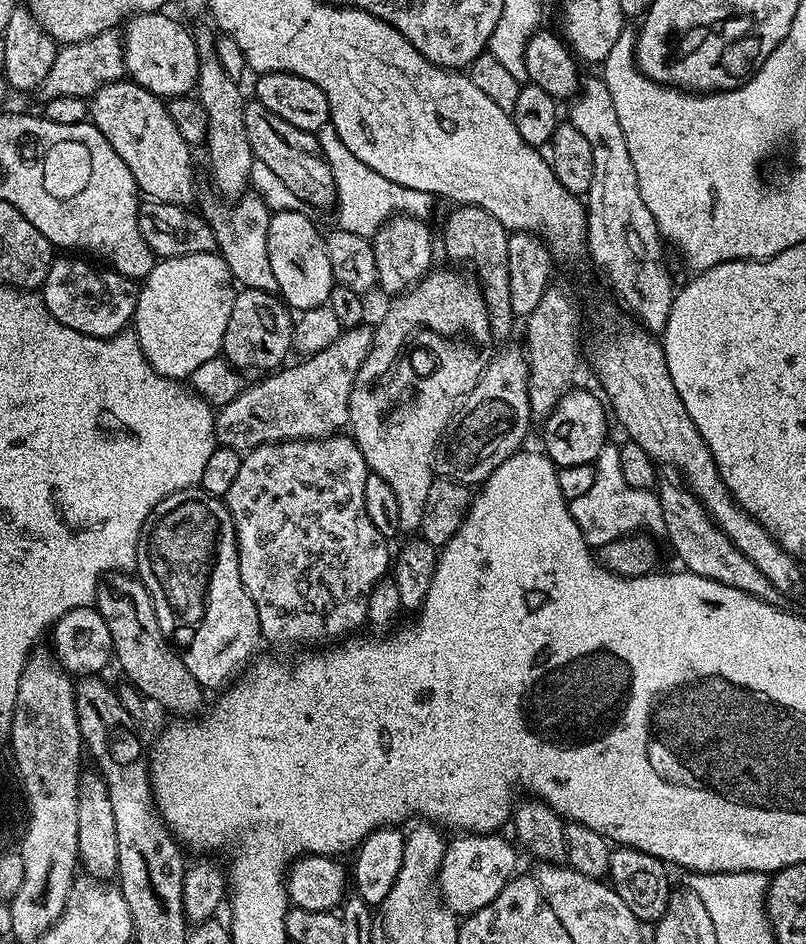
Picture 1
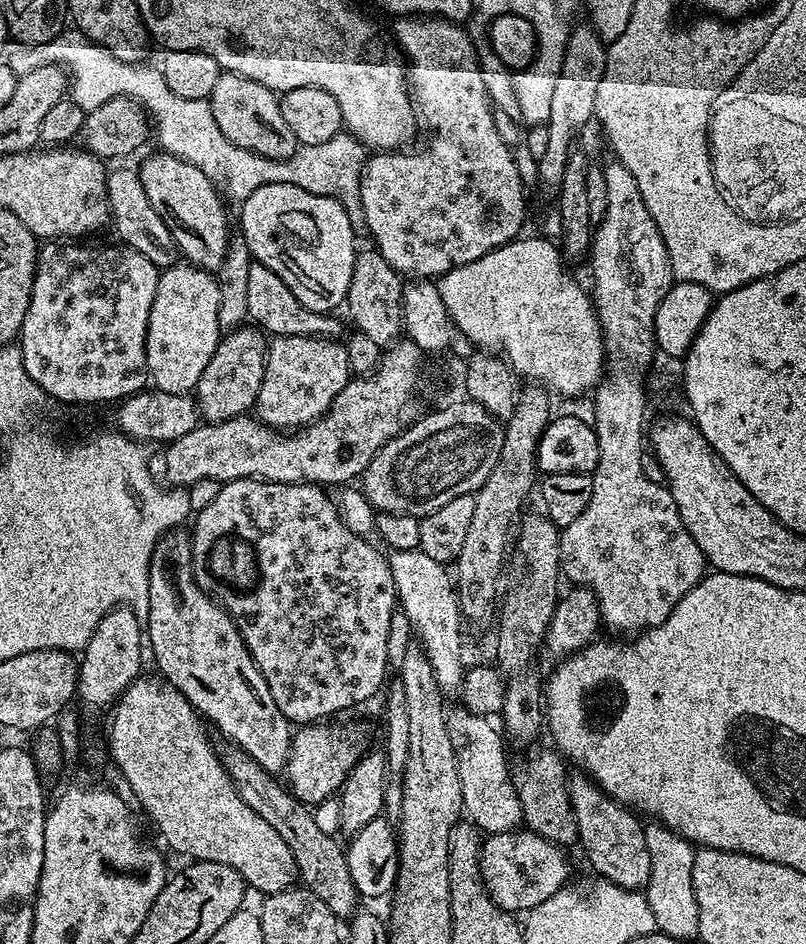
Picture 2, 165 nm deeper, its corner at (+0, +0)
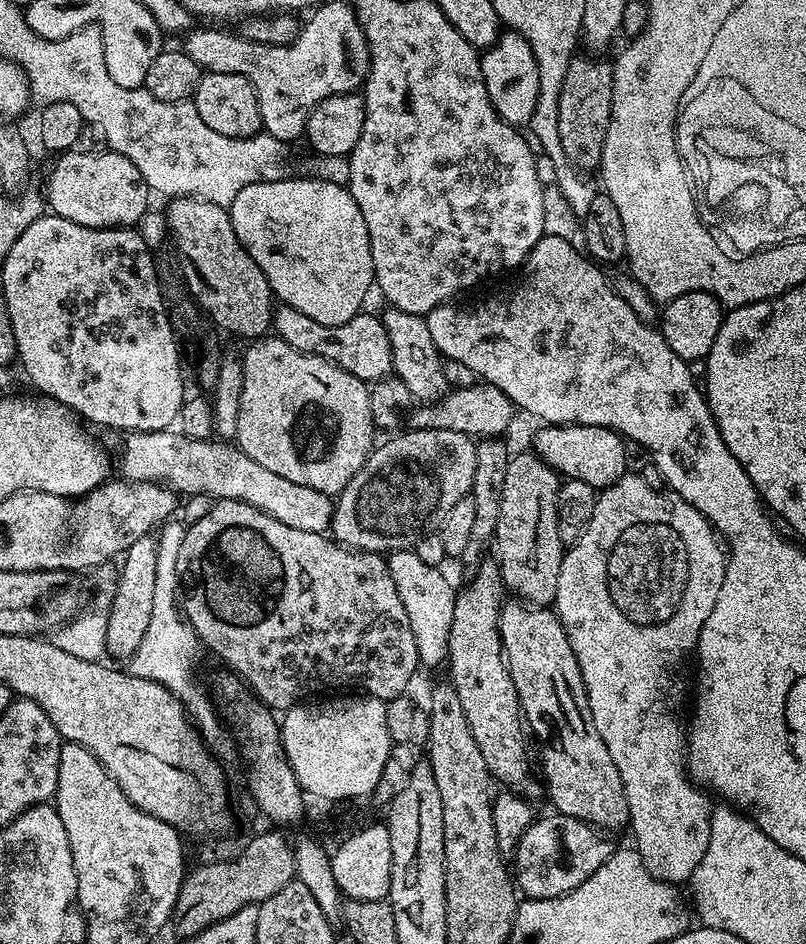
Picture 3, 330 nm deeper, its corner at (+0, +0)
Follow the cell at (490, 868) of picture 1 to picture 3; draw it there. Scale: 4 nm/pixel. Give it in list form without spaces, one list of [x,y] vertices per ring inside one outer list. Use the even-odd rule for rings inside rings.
[[[551,814],[533,819],[522,834],[514,853],[514,883],[521,893],[530,900],[558,898],[586,882],[598,866],[608,861],[614,851],[614,844],[607,840],[591,824],[578,818]]]

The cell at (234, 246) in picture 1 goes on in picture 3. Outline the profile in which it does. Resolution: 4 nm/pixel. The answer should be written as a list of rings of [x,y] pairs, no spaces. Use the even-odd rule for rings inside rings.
[[[280,304],[273,311],[271,331],[280,336],[282,342],[290,342],[294,350],[302,350],[302,354],[314,354],[318,358],[326,358],[342,370],[354,374],[354,378],[359,380],[378,381],[392,372],[390,338],[386,338],[383,319],[379,315],[371,316],[368,310],[361,310],[354,318],[350,318],[350,322],[342,322],[338,326],[322,326],[322,322],[314,322],[314,318],[306,318],[302,310],[294,310],[288,304]]]

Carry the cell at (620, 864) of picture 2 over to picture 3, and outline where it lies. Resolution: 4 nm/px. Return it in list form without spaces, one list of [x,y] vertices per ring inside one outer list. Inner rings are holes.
[[[505,603],[500,609],[500,637],[504,659],[508,662],[508,673],[520,699],[520,711],[526,721],[527,731],[531,735],[533,732],[540,739],[540,764],[544,767],[542,784],[546,789],[546,796],[552,799],[552,804],[556,807],[553,809],[561,816],[578,818],[597,830],[627,829],[626,790],[622,786],[622,777],[618,775],[618,766],[614,766],[614,758],[610,758],[610,750],[606,750],[606,742],[602,742],[598,730],[594,730],[594,722],[588,709],[588,695],[584,692],[578,662],[574,658],[574,650],[570,650],[566,630],[551,607],[515,603]]]

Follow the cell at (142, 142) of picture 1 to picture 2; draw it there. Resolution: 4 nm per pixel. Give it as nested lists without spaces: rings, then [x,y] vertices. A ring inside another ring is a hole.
[[[153,152],[153,156],[138,164],[140,185],[142,190],[146,190],[146,198],[150,198],[150,206],[154,206],[154,210],[158,210],[161,218],[168,221],[177,233],[189,232],[192,235],[182,236],[180,233],[176,236],[181,257],[196,268],[215,273],[224,261],[230,235],[228,216],[224,213],[217,185],[189,160],[171,156],[169,152]]]

